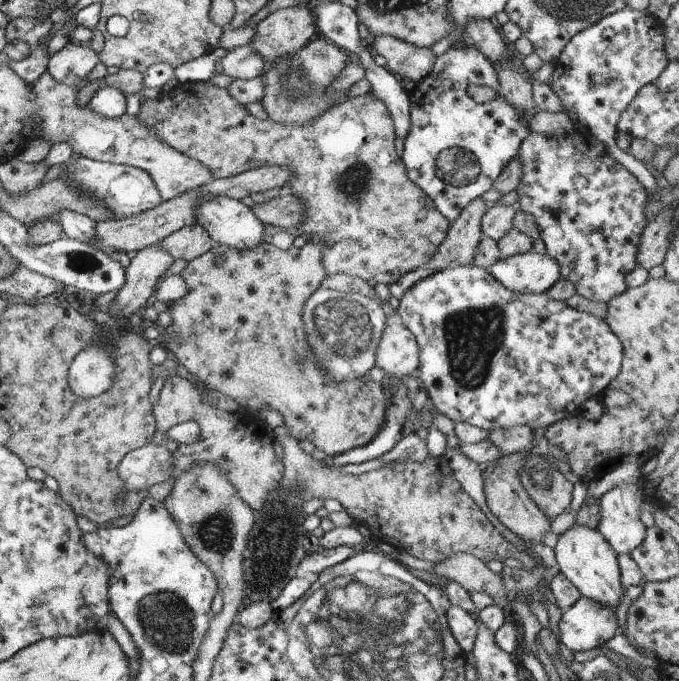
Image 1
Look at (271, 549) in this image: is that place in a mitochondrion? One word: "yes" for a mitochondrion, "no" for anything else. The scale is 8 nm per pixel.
yes

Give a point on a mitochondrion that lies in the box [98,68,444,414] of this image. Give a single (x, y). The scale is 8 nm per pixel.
(350, 322)

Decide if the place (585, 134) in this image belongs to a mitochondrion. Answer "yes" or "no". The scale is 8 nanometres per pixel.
no

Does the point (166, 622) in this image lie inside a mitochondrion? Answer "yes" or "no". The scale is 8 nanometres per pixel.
yes

